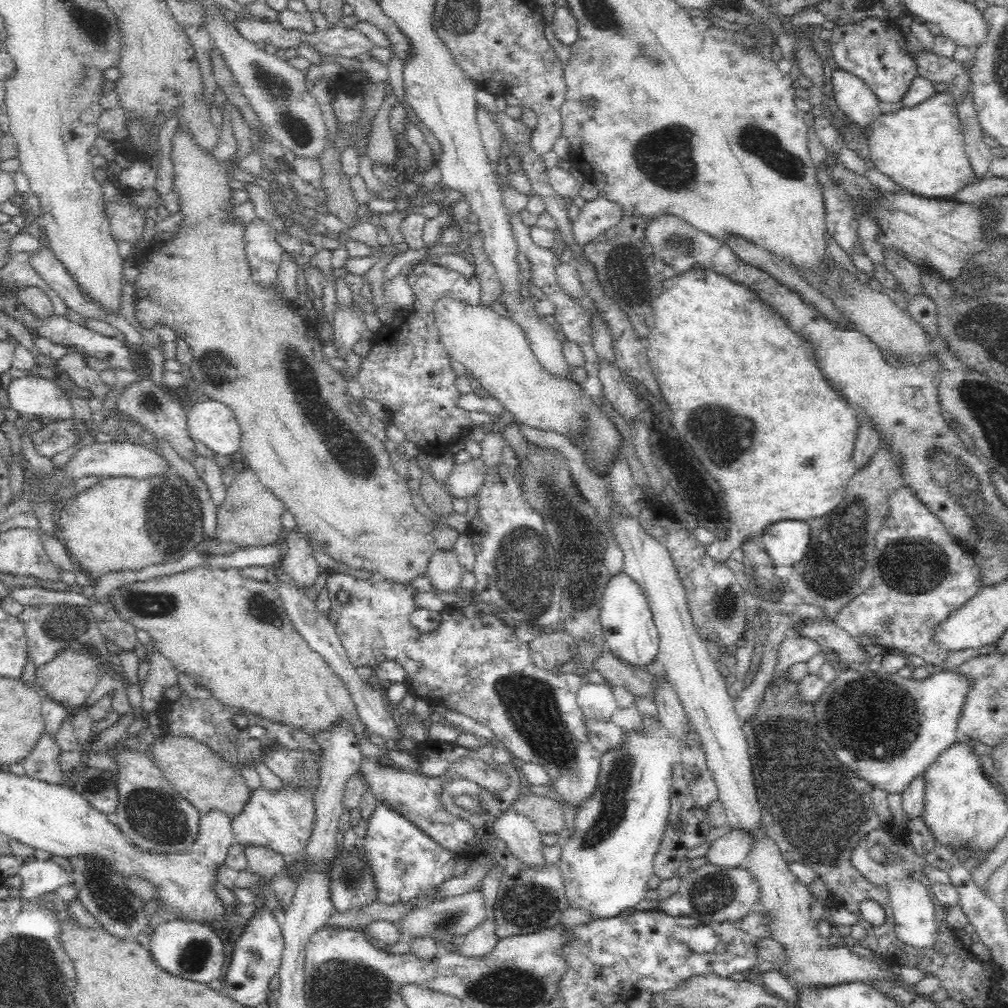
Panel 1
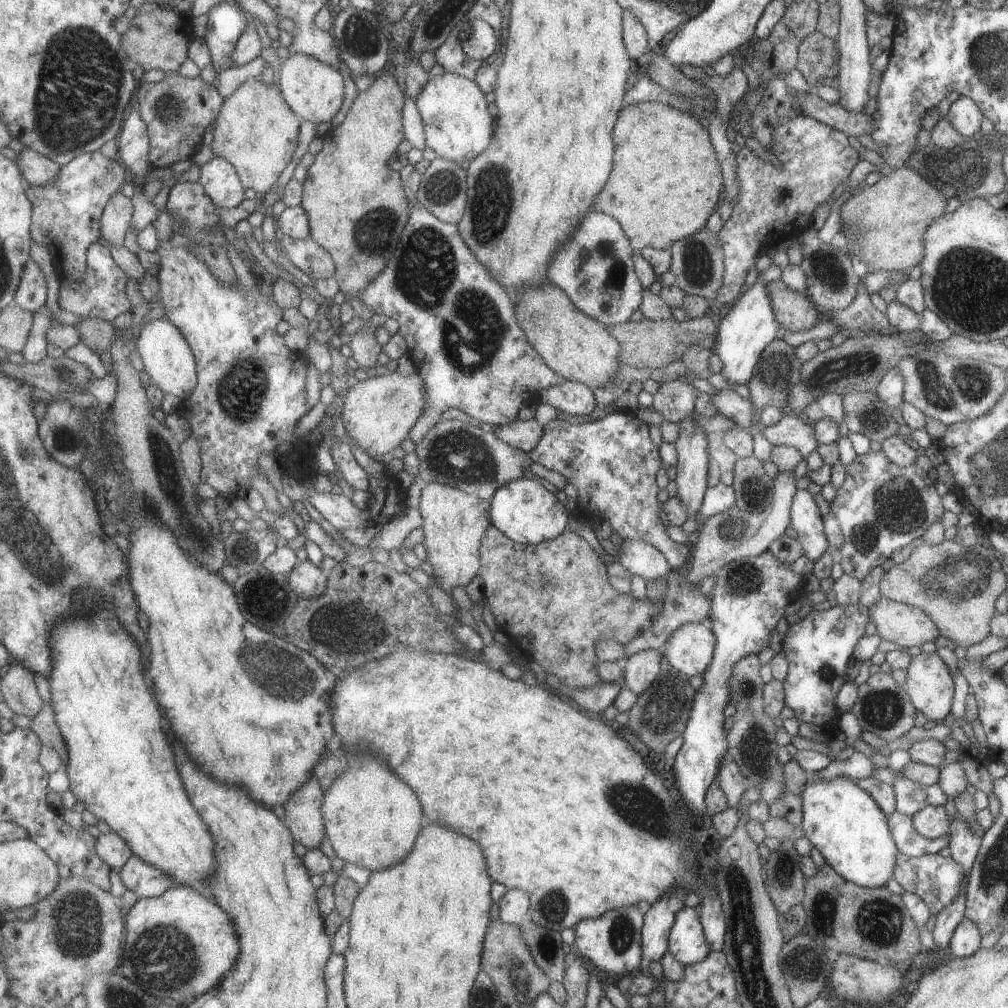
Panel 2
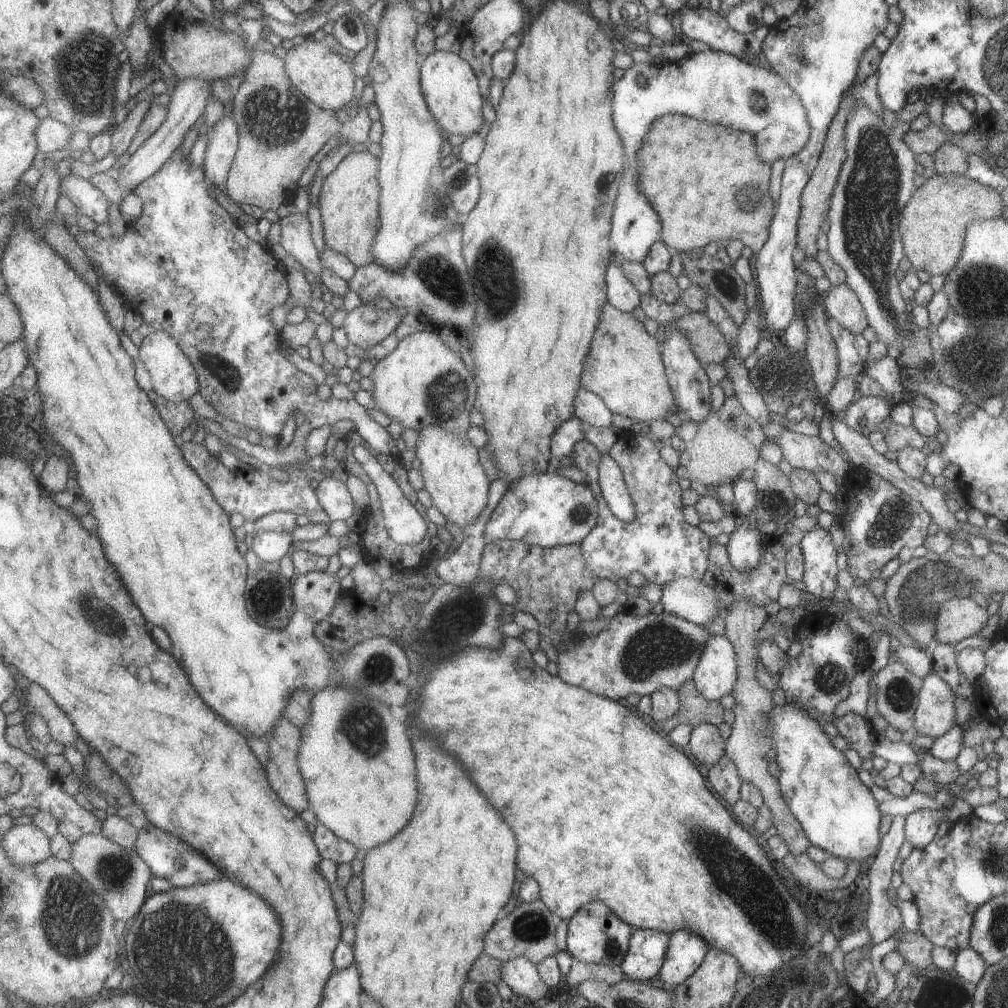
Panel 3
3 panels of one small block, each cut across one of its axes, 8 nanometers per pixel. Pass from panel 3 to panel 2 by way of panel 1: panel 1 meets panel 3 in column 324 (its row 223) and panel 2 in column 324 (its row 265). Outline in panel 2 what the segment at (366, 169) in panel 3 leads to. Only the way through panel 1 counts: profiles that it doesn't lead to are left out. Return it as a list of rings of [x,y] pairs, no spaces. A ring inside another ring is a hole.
[[[394,72],[381,75],[369,90],[359,92],[345,122],[323,138],[323,148],[308,168],[309,175],[303,184],[304,200],[301,205],[309,214],[312,238],[334,256],[338,267],[335,277],[347,299],[350,296],[359,298],[369,284],[384,272],[410,222],[412,205],[407,197],[402,175],[389,166],[389,158],[406,139],[405,98]]]

